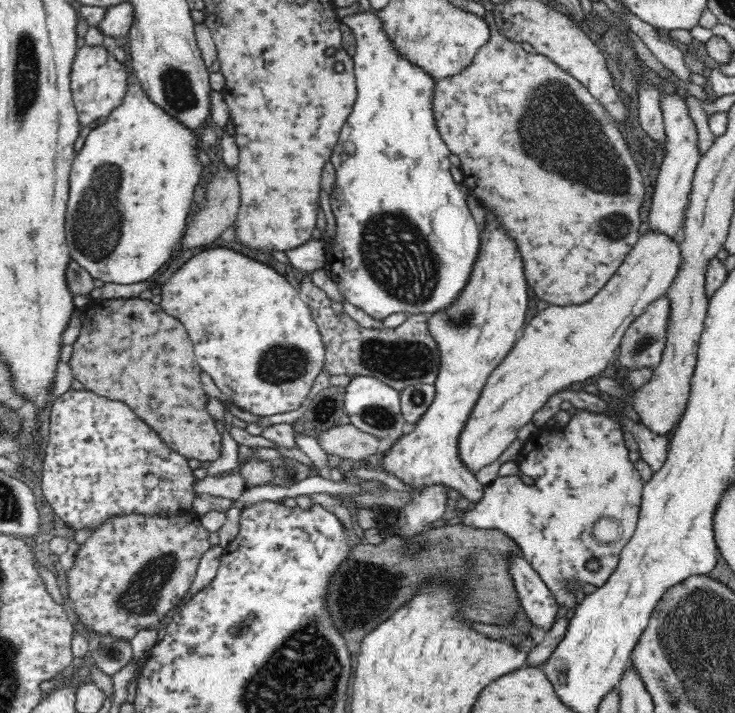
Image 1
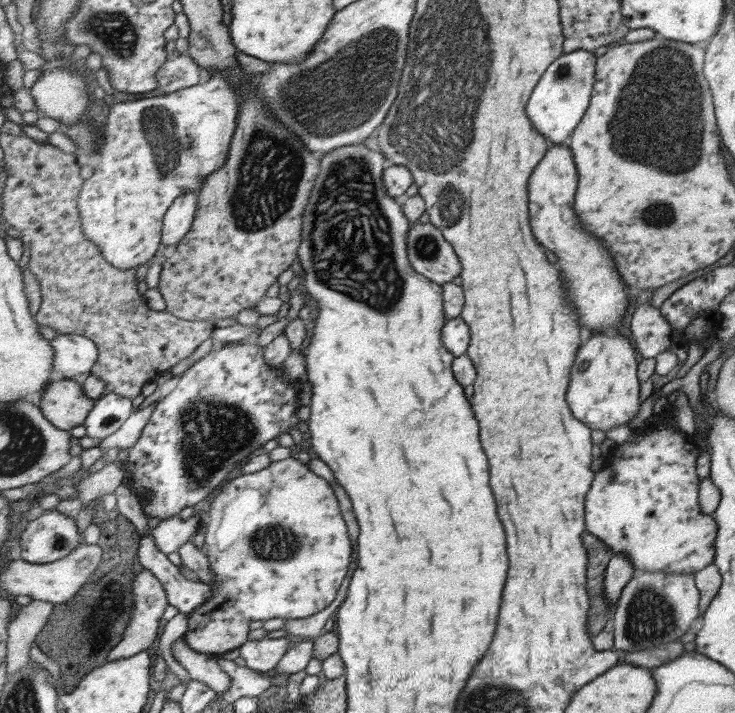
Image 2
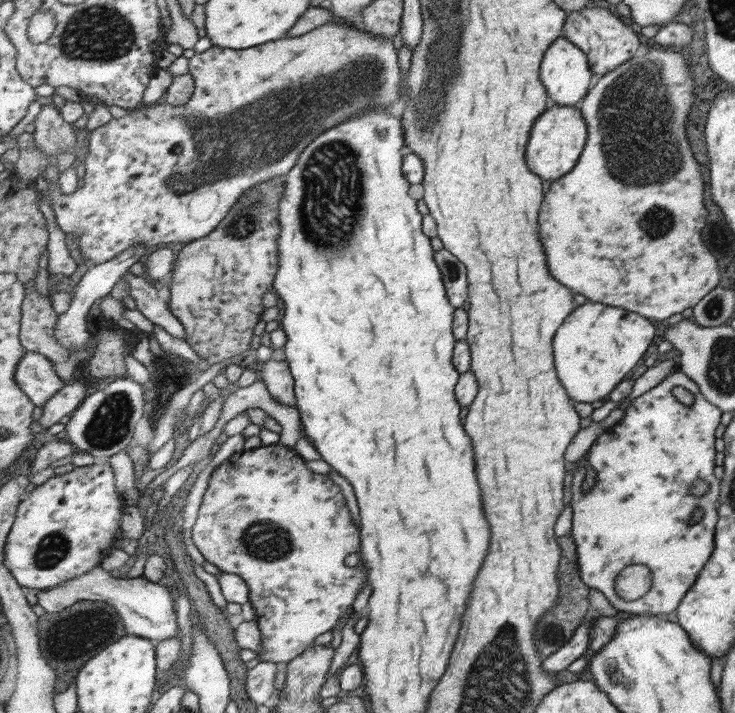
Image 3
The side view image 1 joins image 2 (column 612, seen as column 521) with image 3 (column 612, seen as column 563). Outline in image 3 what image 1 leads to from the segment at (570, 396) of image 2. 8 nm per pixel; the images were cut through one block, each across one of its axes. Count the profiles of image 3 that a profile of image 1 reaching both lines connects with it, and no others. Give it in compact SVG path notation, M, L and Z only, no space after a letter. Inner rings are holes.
M591 300L577 306L563 326L558 328L554 338L556 370L572 400L587 404L597 402L597 400L606 401L611 392L627 379L627 372L635 368L637 360L645 354L653 336L655 334L653 334L653 326L649 324L649 320L645 320L640 314L635 314L626 308Z

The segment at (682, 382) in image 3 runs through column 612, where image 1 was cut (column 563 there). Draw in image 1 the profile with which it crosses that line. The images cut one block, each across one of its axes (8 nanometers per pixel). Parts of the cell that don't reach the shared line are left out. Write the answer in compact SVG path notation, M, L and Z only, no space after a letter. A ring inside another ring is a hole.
M577 410L566 426L556 426L549 431L539 431L522 446L518 458L518 474L503 476L484 486L480 500L472 509L459 513L458 524L472 528L498 529L510 535L522 549L523 557L531 564L547 588L555 595L560 606L568 609L577 606L577 593L581 589L598 589L605 584L619 563L621 550L628 544L637 527L637 520L643 495L642 481L634 463L628 458L629 450L624 441L624 432L613 418ZM592 518L622 518L622 538L612 544L596 542L592 534ZM598 560L600 568L590 572L586 562Z

